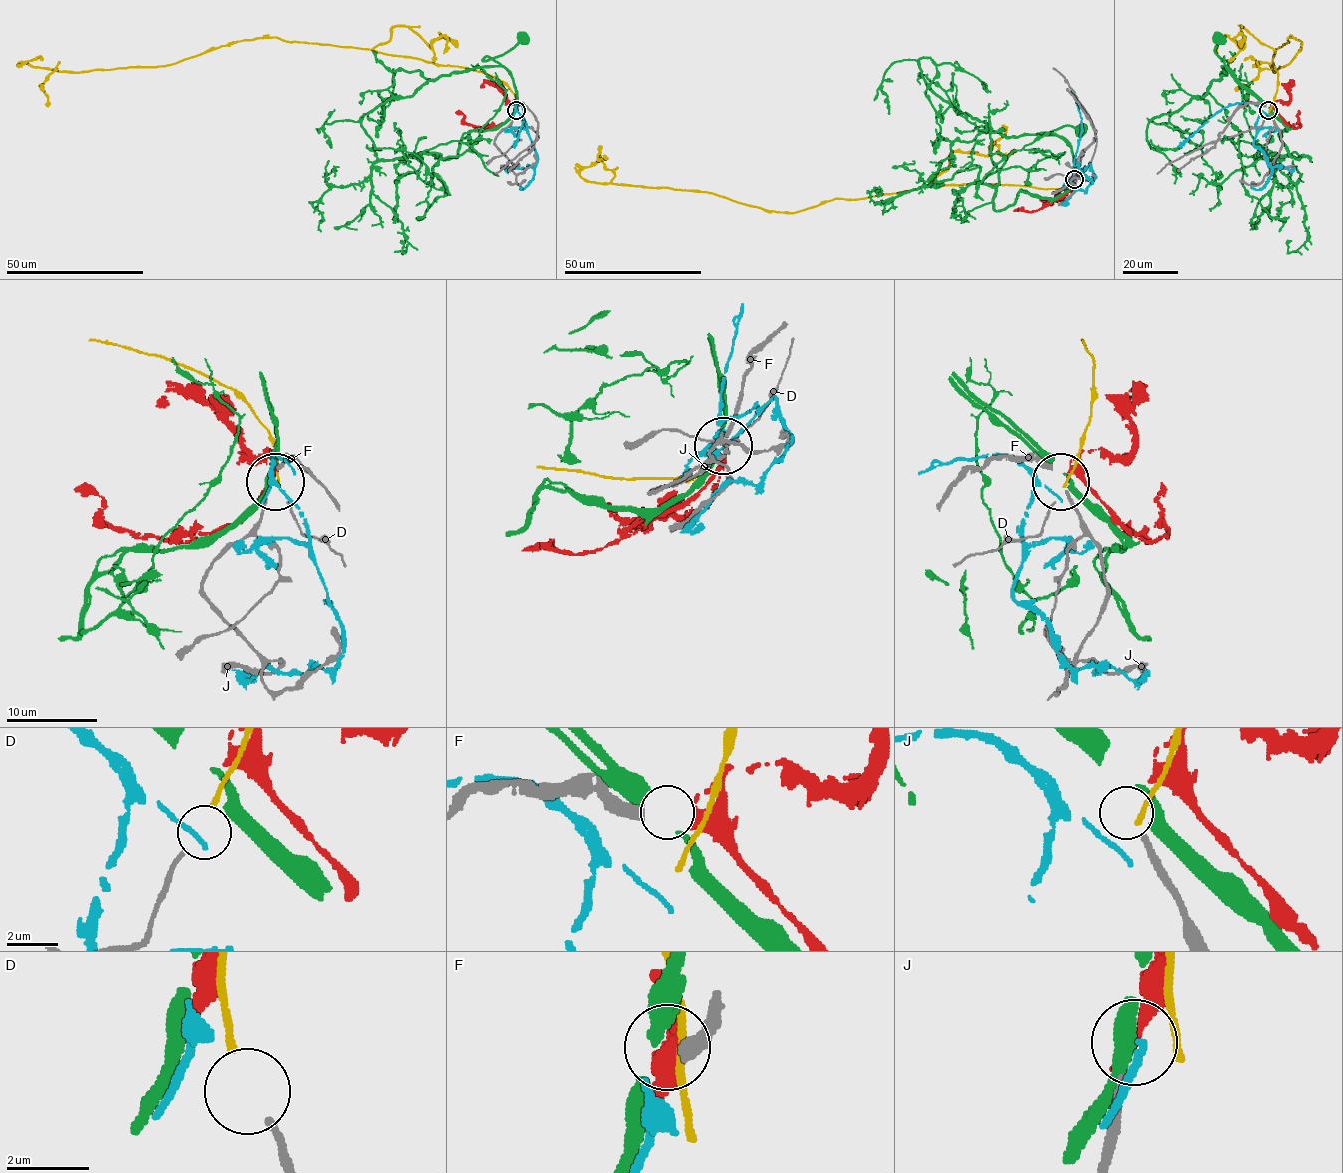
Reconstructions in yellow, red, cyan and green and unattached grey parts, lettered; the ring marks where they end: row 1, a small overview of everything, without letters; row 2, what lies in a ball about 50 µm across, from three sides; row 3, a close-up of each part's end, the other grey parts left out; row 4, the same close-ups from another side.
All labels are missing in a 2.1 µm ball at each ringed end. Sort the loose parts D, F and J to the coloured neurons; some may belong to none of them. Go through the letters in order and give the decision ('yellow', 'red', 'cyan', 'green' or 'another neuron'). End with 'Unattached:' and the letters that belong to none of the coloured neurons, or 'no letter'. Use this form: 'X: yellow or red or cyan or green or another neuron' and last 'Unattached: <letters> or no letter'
D: yellow
F: red
J: another neuron
Unattached: J

